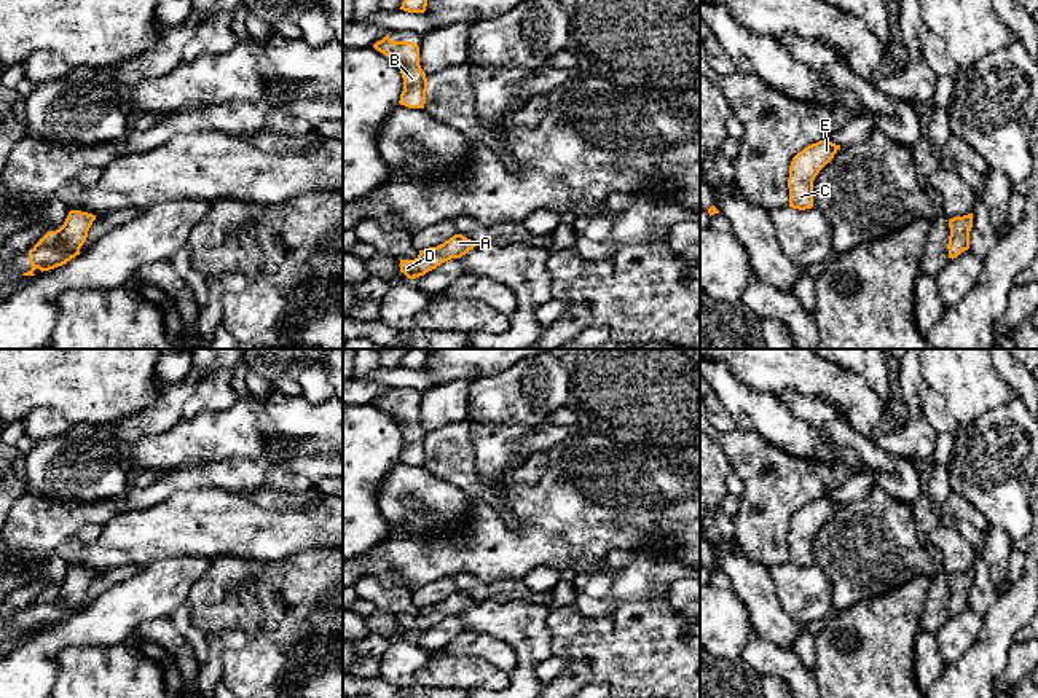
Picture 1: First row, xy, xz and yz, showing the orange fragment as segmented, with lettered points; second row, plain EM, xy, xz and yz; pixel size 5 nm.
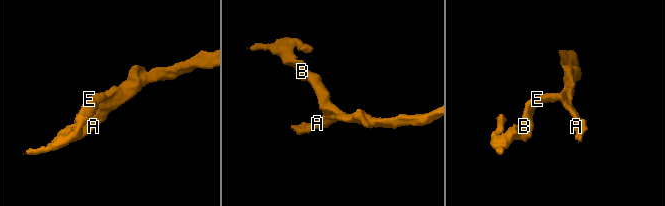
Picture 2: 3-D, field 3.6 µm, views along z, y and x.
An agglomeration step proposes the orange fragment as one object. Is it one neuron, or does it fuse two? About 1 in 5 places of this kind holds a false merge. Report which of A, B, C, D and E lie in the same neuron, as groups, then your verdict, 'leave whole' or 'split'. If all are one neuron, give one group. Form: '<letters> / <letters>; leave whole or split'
A B C D E; leave whole

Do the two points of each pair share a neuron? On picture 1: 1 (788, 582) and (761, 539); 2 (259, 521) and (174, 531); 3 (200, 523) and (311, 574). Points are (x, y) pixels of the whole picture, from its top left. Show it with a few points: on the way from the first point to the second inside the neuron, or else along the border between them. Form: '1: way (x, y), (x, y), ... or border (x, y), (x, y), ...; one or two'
1: border (788, 561), (769, 569); two
2: way (238, 521), (195, 523); one
3: border (313, 547), (275, 560), (252, 561); two

